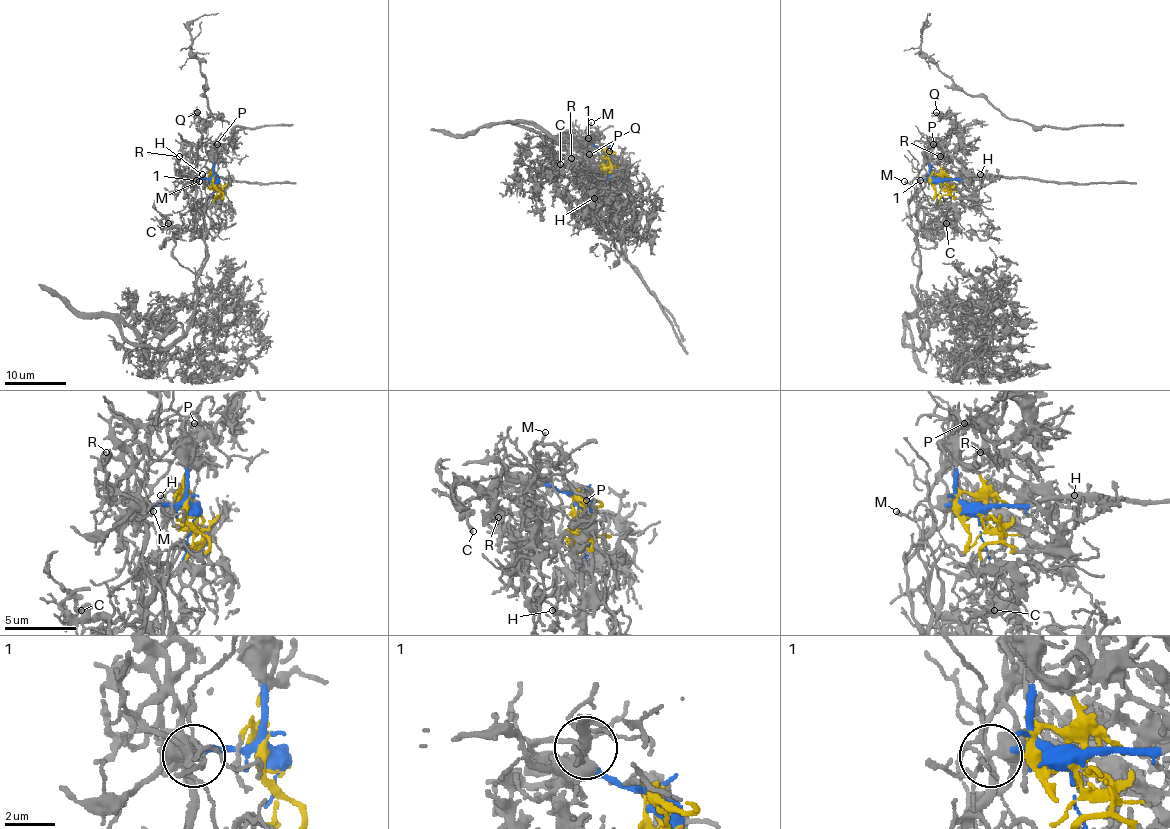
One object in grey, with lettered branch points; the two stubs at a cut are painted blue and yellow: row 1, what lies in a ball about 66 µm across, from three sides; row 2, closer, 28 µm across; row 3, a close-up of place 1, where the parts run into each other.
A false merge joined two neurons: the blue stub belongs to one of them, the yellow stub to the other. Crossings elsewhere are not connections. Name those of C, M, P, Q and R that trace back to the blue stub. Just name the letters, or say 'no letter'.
M

